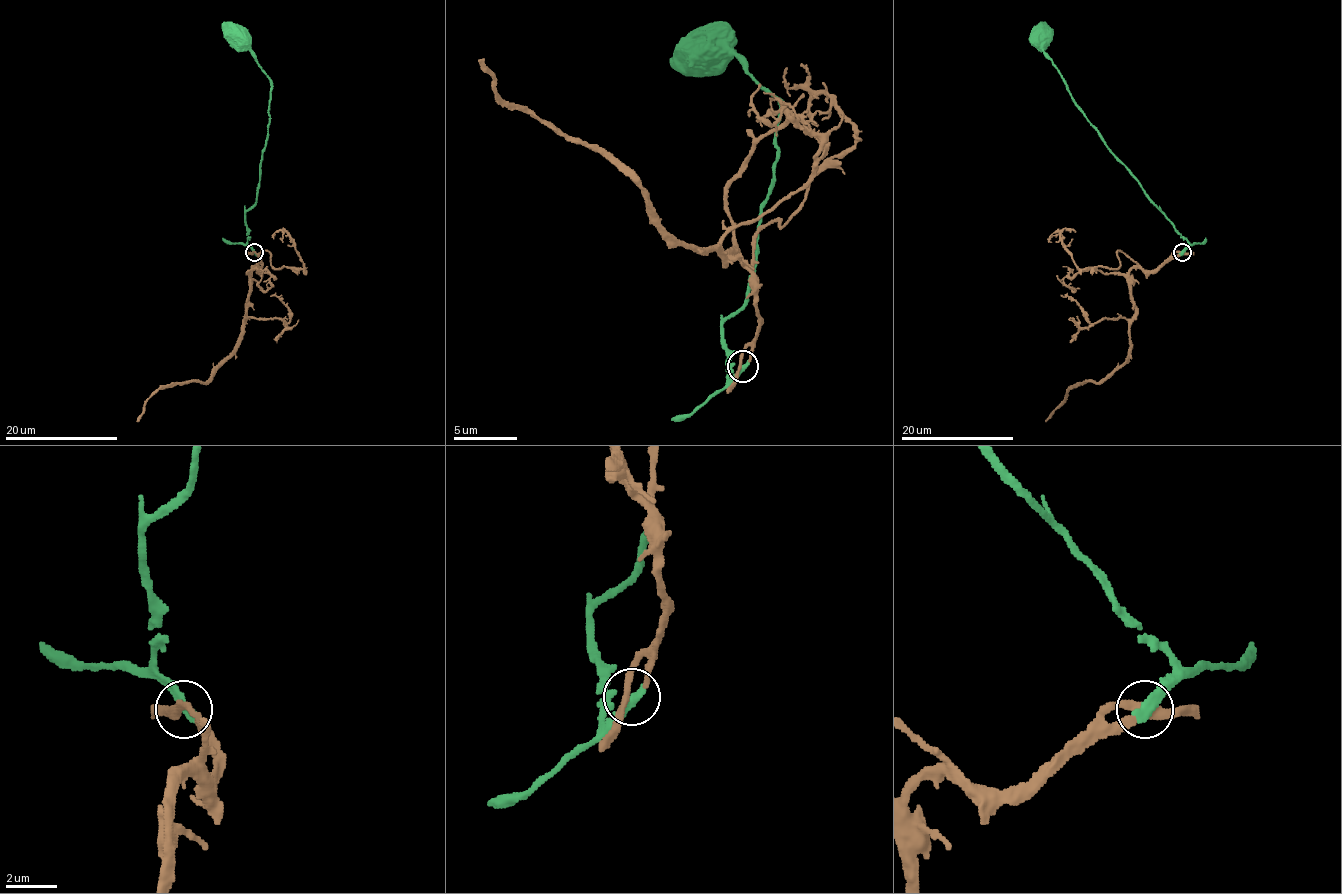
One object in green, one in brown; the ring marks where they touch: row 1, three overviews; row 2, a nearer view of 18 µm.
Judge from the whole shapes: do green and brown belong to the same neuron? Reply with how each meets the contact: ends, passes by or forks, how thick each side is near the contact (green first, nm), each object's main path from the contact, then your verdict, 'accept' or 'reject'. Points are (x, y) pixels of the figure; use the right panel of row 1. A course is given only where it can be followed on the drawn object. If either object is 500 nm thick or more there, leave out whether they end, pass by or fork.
green ends there; brown passes by; 400 nm thick on the green side, 300 nm on the other; green runs (1182, 253), (1188, 242), (1106, 144), (1099, 130), (1073, 99), (1051, 58), (1035, 43), (1038, 37); brown runs (1182, 253), (1175, 251), (1152, 270), (1130, 271), (1134, 320), (1128, 357), (1100, 381), (1073, 385), (1045, 422); accept

